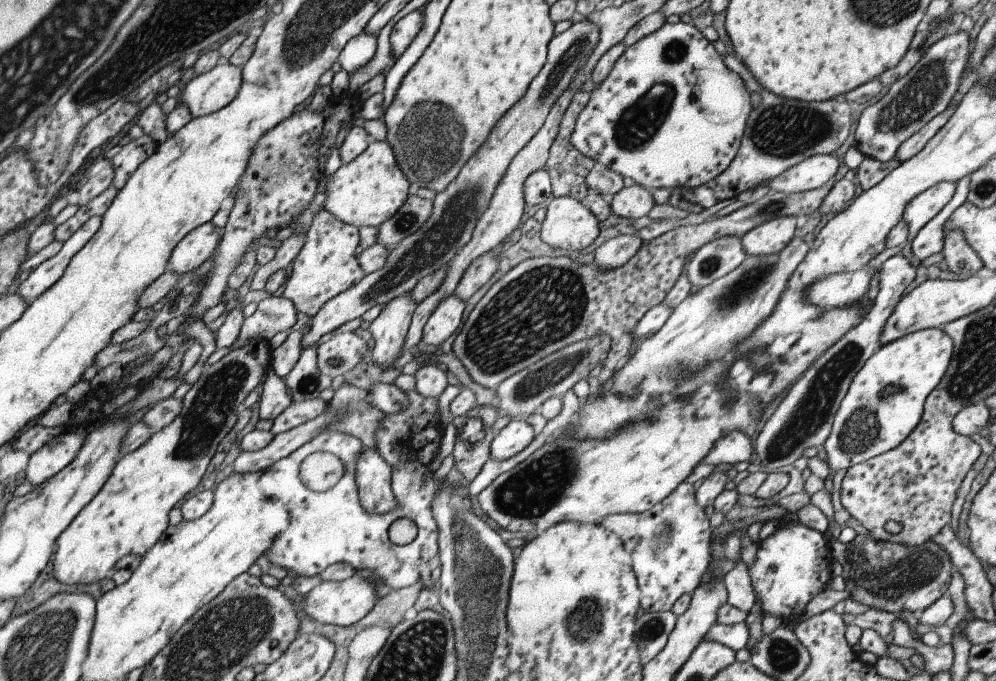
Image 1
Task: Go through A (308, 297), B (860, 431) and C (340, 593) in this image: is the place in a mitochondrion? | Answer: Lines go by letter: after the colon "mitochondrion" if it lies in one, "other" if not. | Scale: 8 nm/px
A: other
B: mitochondrion
C: other

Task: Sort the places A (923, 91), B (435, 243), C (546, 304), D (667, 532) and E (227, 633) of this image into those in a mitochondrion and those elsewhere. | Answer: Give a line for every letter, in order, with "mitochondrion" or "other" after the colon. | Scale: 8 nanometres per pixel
A: mitochondrion
B: mitochondrion
C: mitochondrion
D: mitochondrion
E: mitochondrion

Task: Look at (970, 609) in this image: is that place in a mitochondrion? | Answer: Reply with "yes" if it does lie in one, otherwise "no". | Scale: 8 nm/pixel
no

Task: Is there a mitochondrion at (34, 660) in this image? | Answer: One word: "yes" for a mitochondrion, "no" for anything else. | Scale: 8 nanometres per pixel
yes

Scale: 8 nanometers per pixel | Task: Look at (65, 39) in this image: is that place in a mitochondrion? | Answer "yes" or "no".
yes

